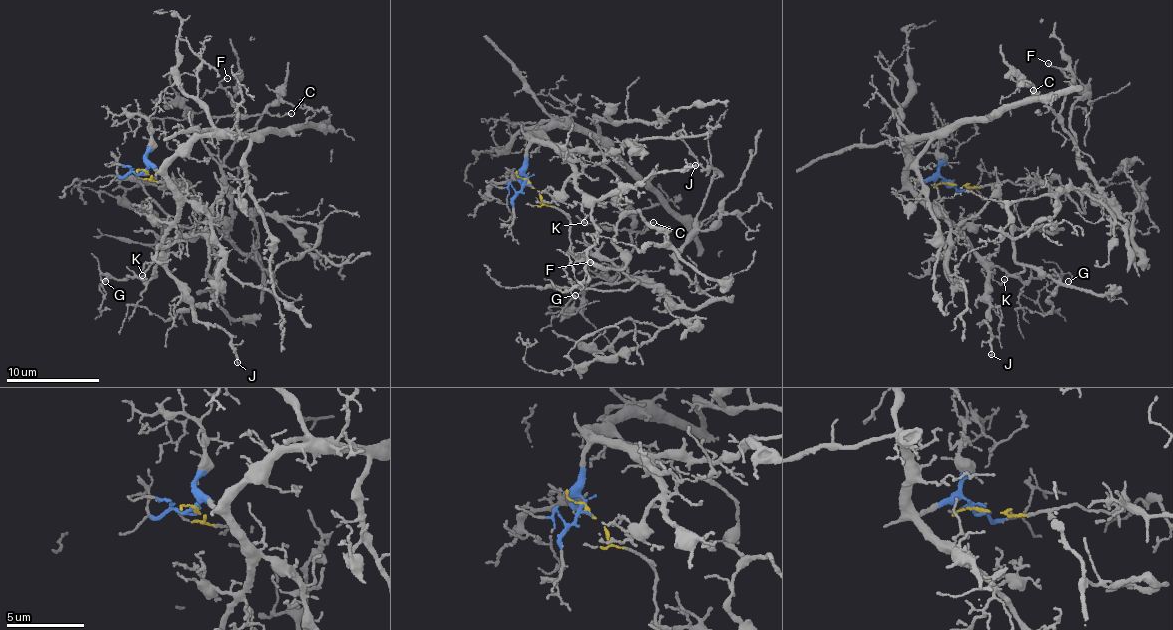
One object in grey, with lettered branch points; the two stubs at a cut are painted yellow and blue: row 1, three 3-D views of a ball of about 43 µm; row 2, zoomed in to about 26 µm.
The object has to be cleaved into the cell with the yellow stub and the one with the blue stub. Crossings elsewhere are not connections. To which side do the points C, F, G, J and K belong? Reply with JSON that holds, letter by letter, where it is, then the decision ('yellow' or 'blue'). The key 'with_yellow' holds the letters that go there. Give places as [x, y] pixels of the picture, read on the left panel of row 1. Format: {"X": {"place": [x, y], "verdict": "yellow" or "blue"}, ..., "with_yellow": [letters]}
{"C": {"place": [291, 113], "verdict": "yellow"}, "F": {"place": [227, 78], "verdict": "yellow"}, "G": {"place": [105, 281], "verdict": "blue"}, "J": {"place": [237, 362], "verdict": "blue"}, "K": {"place": [142, 275], "verdict": "blue"}, "with_yellow": ["C", "F"]}

